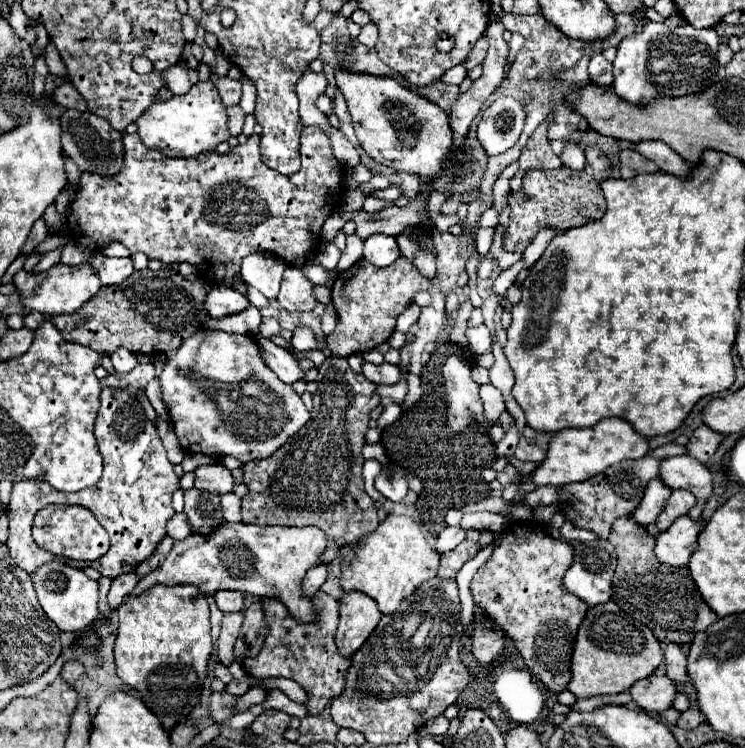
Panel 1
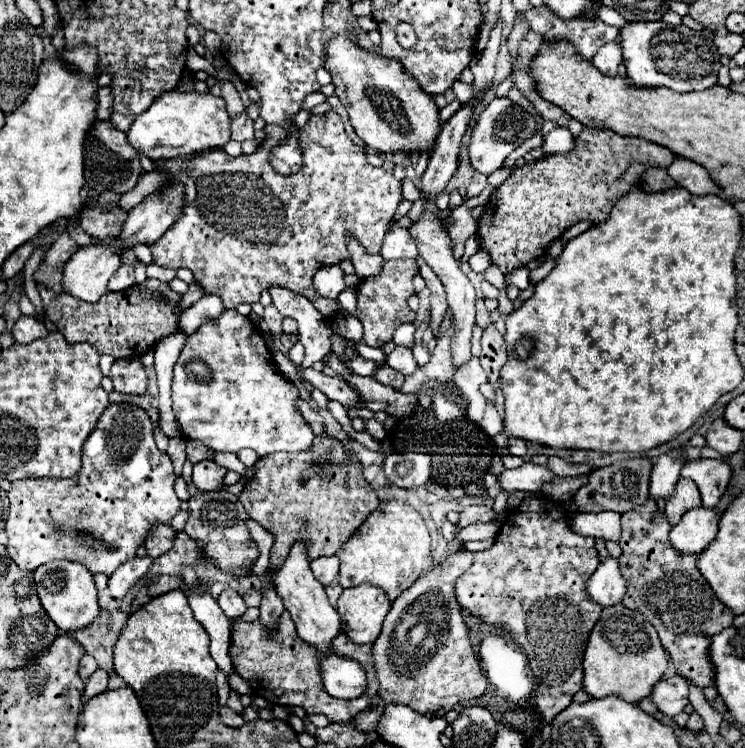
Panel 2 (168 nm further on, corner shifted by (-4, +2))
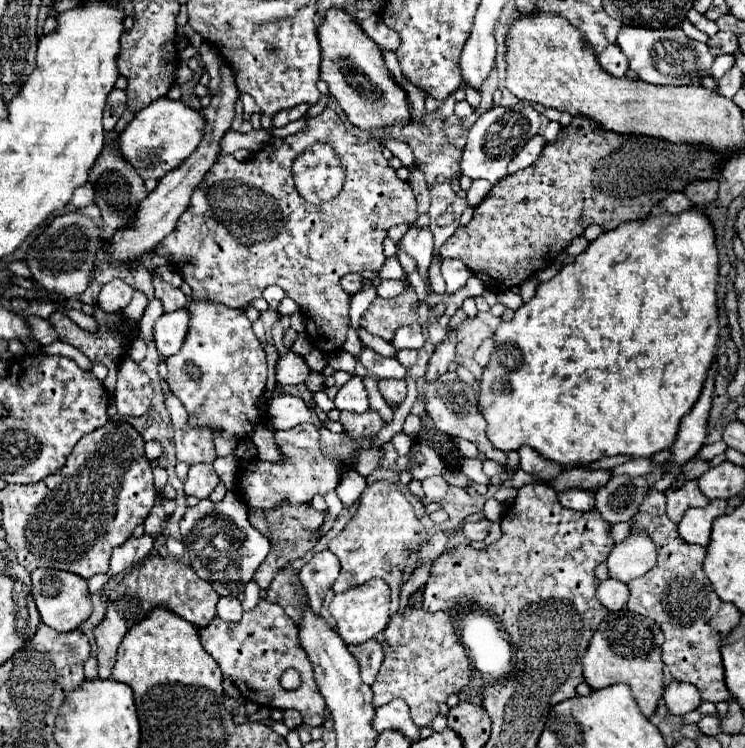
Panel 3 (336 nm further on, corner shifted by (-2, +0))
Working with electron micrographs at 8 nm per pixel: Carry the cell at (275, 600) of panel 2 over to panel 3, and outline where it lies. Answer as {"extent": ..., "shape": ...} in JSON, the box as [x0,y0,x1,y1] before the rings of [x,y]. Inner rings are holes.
{"extent":[266,570,306,624],"shape":[[[280,570],[276,578],[272,580],[266,600],[276,602],[278,606],[284,608],[284,612],[298,624],[298,618],[302,614],[302,604],[306,598],[306,592],[298,580],[296,574],[290,574],[288,570]]]}

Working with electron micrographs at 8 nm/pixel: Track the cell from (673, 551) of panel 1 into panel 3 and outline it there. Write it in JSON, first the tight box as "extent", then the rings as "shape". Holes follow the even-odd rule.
{"extent":[678,500,726,546],"shape":[[[712,500],[704,508],[686,510],[682,522],[678,524],[680,538],[688,544],[708,546],[710,532],[712,532],[712,522],[722,514],[726,514],[726,500]]]}

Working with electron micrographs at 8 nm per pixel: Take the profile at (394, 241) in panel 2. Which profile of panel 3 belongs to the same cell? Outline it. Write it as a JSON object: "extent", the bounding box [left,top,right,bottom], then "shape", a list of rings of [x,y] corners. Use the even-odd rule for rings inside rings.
{"extent":[396,226,434,296],"shape":[[[412,226],[396,244],[398,250],[406,252],[410,258],[414,258],[416,262],[416,270],[420,274],[420,278],[426,282],[428,294],[432,296],[432,286],[428,284],[428,268],[430,268],[430,260],[432,260],[432,252],[434,252],[434,236],[430,230],[418,230],[416,226]]]}

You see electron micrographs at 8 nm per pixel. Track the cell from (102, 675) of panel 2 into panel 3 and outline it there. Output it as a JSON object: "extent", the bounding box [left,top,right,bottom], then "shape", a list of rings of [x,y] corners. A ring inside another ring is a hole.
{"extent":[94,554,220,680],"shape":[[[160,554],[146,558],[132,572],[122,576],[122,582],[110,594],[106,618],[94,630],[94,638],[96,638],[96,646],[98,646],[98,678],[102,678],[102,680],[110,678],[110,670],[116,662],[116,650],[118,650],[124,634],[136,620],[146,616],[148,610],[152,610],[158,604],[164,604],[168,610],[176,612],[184,620],[188,620],[196,626],[208,626],[210,620],[216,616],[218,598],[220,598],[218,592],[214,588],[210,588],[210,584],[200,580],[190,566],[174,562]]]}

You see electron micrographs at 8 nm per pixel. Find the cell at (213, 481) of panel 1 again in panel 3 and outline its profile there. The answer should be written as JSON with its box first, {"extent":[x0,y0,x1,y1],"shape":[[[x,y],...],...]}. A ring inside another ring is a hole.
{"extent":[184,464,220,498],"shape":[[[194,464],[194,466],[190,466],[188,478],[184,482],[184,492],[192,494],[196,498],[208,498],[218,482],[220,482],[220,478],[212,466]]]}

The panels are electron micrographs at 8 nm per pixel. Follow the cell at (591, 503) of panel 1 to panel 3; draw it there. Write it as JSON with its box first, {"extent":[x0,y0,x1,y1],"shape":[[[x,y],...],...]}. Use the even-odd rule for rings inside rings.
{"extent":[596,476,650,524],"shape":[[[612,476],[606,486],[596,490],[596,510],[610,524],[628,522],[648,490],[650,486],[644,476]]]}

